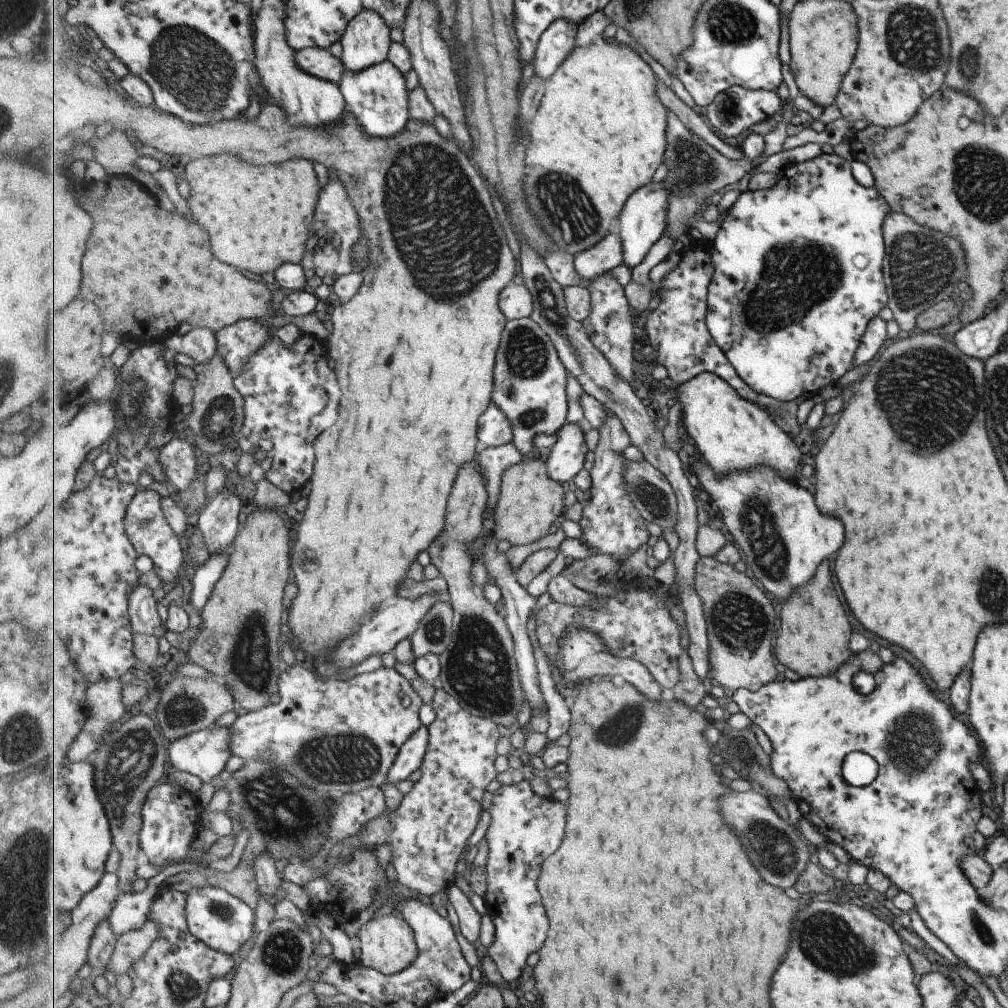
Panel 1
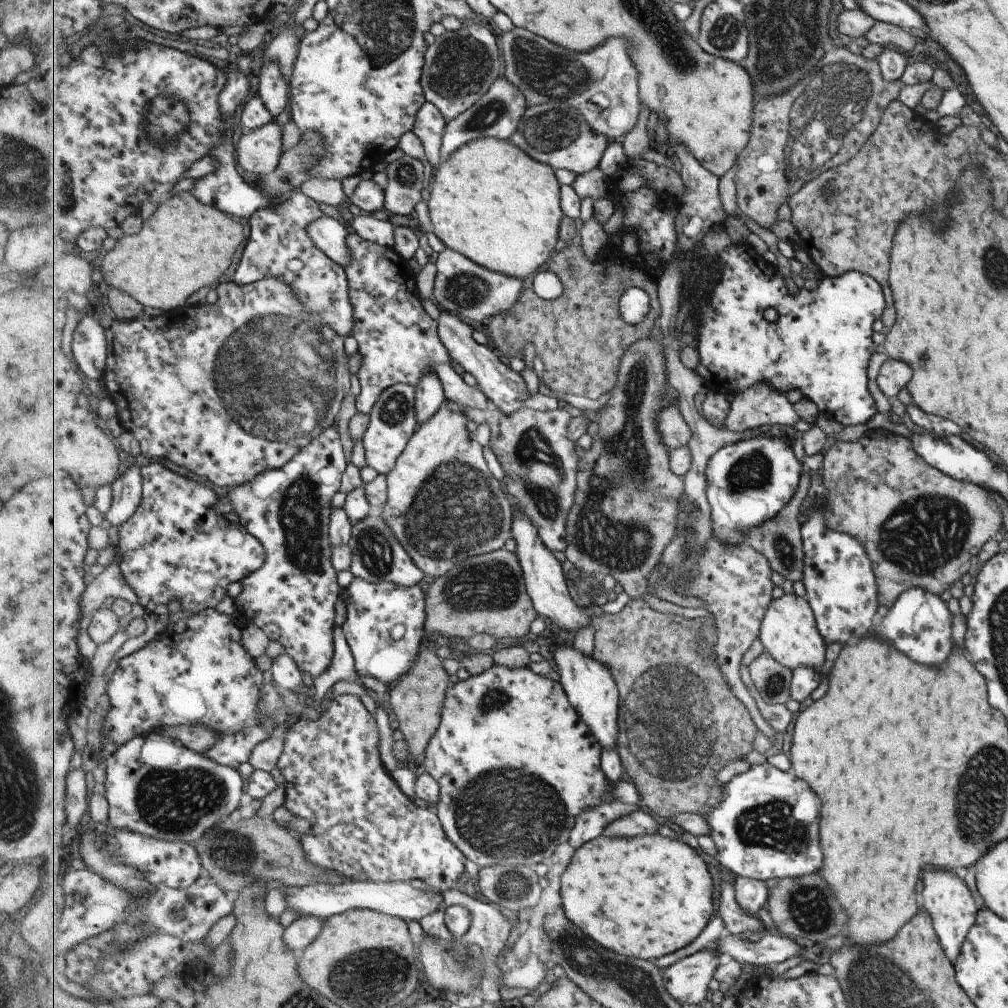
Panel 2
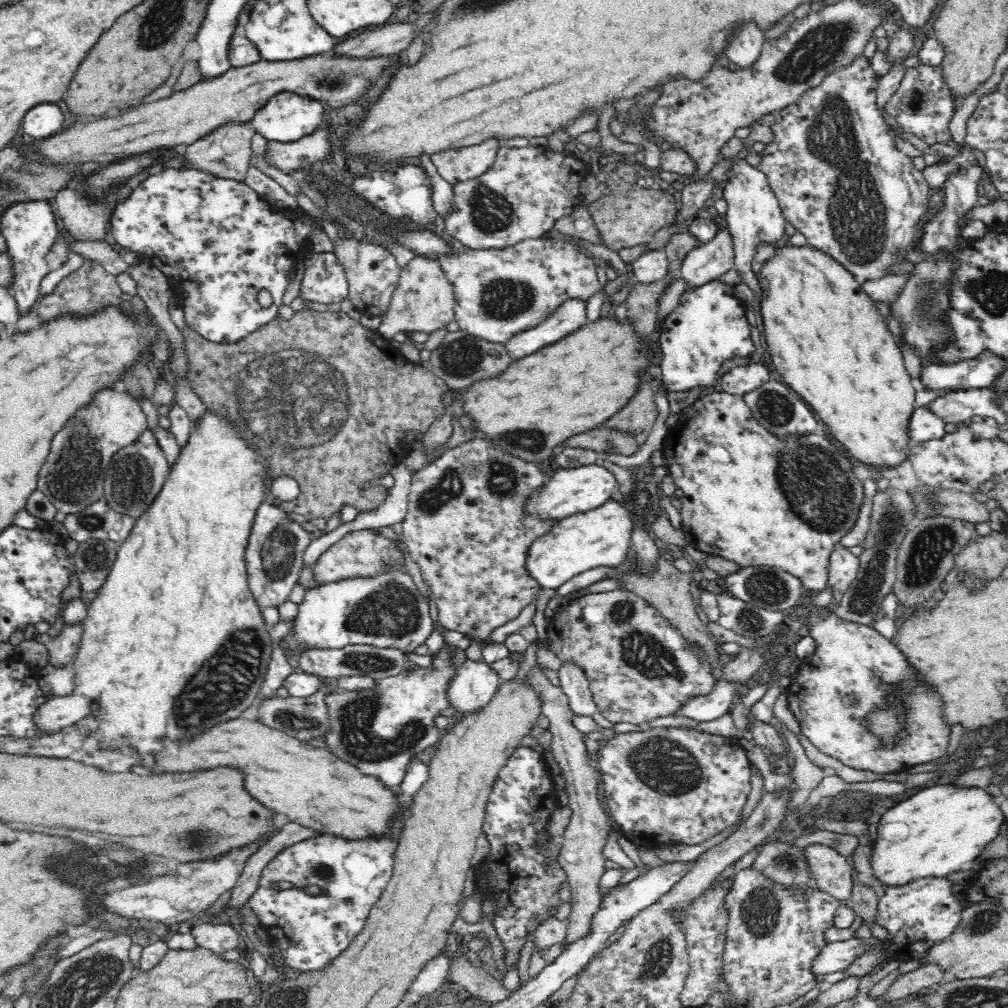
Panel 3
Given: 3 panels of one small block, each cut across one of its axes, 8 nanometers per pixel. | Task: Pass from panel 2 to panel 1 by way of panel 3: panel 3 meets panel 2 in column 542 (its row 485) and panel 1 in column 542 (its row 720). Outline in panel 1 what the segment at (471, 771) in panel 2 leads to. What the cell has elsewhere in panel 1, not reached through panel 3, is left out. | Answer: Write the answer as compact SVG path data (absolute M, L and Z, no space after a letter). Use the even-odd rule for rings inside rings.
M531 776L519 784L500 785L493 792L488 811L491 818L485 833L489 848L488 886L483 900L494 925L494 938L486 955L494 962L503 980L515 982L521 978L529 956L539 952L547 940L549 918L538 880L543 862L563 842L567 812L561 802L535 795Z

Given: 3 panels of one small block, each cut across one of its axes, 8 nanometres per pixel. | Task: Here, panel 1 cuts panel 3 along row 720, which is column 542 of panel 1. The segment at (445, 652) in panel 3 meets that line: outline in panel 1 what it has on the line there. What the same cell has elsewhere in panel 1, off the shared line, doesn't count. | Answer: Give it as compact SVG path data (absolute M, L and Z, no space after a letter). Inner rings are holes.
M532 317L513 319L506 324L494 370L493 403L511 419L514 443L524 456L544 454L533 446L537 434L557 435L569 412L568 370L550 335Z

